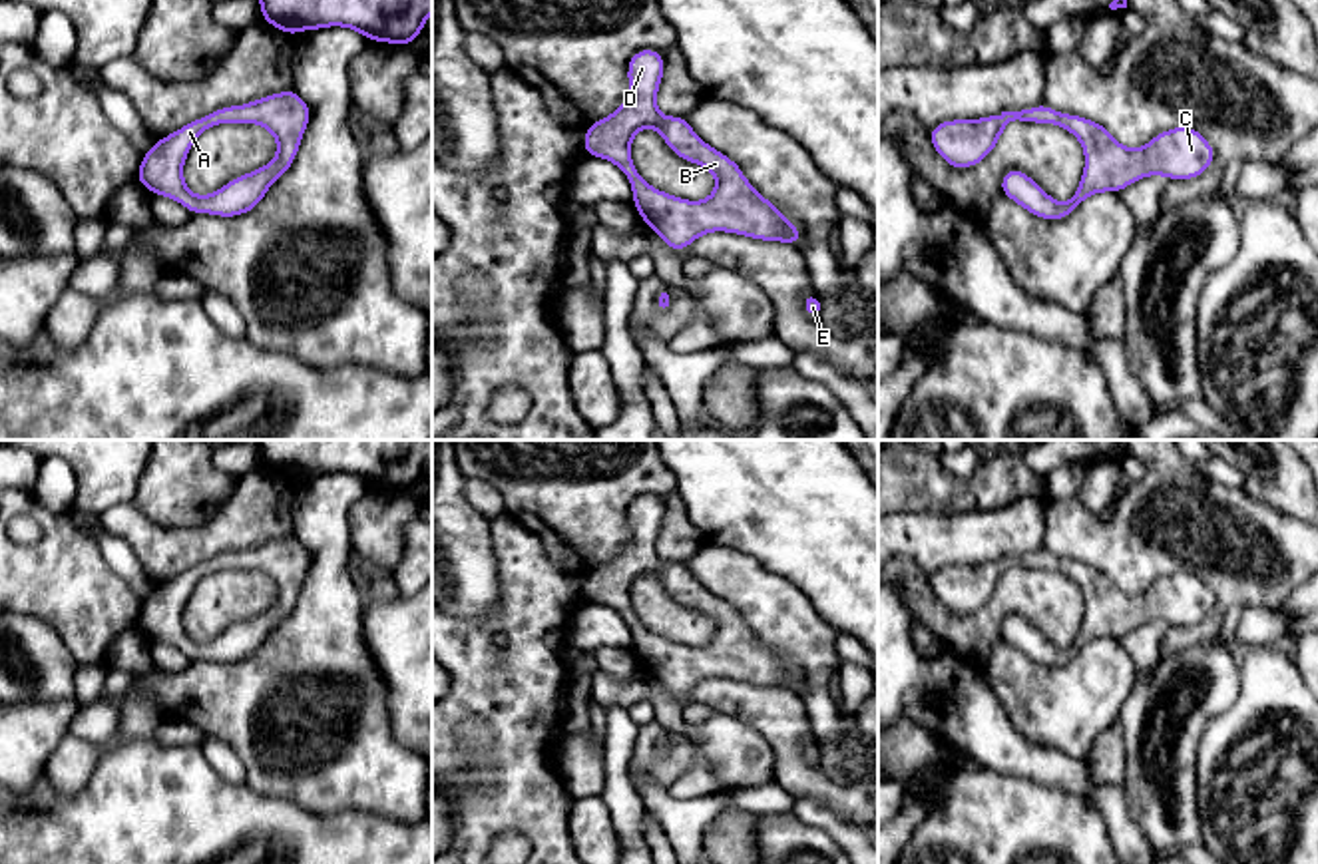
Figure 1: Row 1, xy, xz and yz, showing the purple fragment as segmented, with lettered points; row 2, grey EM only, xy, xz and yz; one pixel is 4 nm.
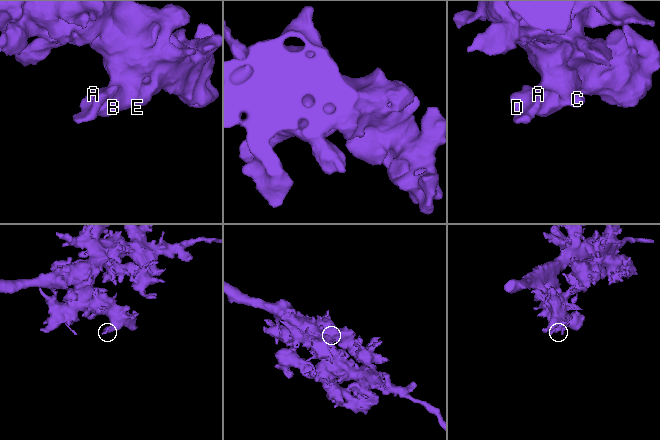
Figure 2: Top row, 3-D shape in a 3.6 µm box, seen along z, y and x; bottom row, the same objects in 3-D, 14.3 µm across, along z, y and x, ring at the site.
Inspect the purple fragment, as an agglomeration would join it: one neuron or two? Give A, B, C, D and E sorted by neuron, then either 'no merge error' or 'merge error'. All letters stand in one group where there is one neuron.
A B C D E | no merge error

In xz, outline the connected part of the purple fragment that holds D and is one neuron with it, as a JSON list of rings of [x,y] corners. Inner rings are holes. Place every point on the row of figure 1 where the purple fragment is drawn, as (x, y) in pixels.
[[[643,48],[629,58],[629,96],[609,117],[585,127],[583,153],[607,159],[625,173],[633,189],[631,205],[671,251],[681,253],[713,231],[798,247],[800,229],[749,183],[737,161],[703,141],[685,115],[659,113],[655,96],[663,72],[665,56],[657,50]],[[645,127],[655,127],[677,157],[715,175],[717,187],[707,199],[687,201],[643,179],[631,159],[631,139]]]

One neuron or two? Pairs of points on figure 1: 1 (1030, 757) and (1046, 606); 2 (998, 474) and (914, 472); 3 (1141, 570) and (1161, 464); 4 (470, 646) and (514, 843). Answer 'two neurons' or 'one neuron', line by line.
1: two neurons
2: one neuron
3: one neuron
4: two neurons

